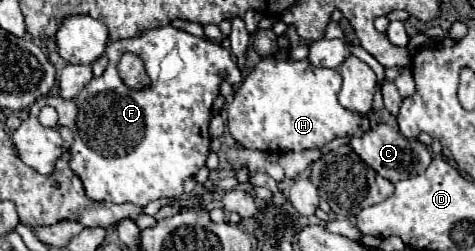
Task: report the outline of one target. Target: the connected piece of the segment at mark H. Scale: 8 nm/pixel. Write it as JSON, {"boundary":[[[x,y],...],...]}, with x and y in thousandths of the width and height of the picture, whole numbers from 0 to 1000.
{"boundary":[[[583,143],[587,207],[554,231],[533,287],[512,311],[507,343],[495,359],[486,414],[478,422],[482,454],[482,526],[495,550],[499,574],[528,598],[554,598],[554,606],[608,606],[608,598],[676,598],[684,574],[693,574],[705,550],[739,542],[756,510],[760,462],[722,430],[709,398],[714,351],[718,351],[718,295],[701,271],[667,271],[651,239],[617,239],[608,223],[608,151]]]}

